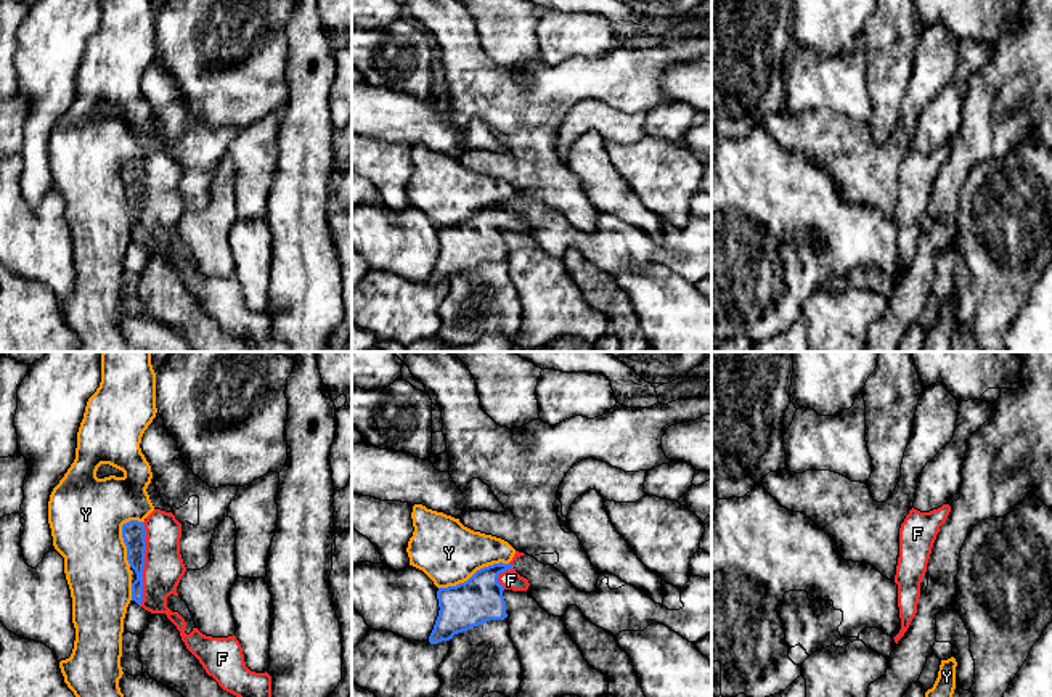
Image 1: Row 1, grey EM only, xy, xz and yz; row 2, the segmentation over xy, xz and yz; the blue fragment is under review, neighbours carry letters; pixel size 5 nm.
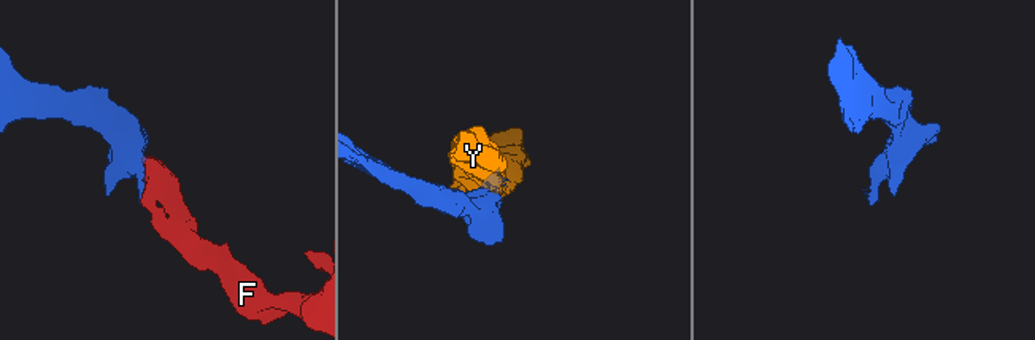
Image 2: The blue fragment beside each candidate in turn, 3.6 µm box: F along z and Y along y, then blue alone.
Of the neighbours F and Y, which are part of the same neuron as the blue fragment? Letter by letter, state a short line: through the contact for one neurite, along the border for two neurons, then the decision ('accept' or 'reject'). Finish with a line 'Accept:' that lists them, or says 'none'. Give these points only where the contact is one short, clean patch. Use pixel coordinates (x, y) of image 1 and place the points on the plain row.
F: accept
Y: reject
Accept: F

